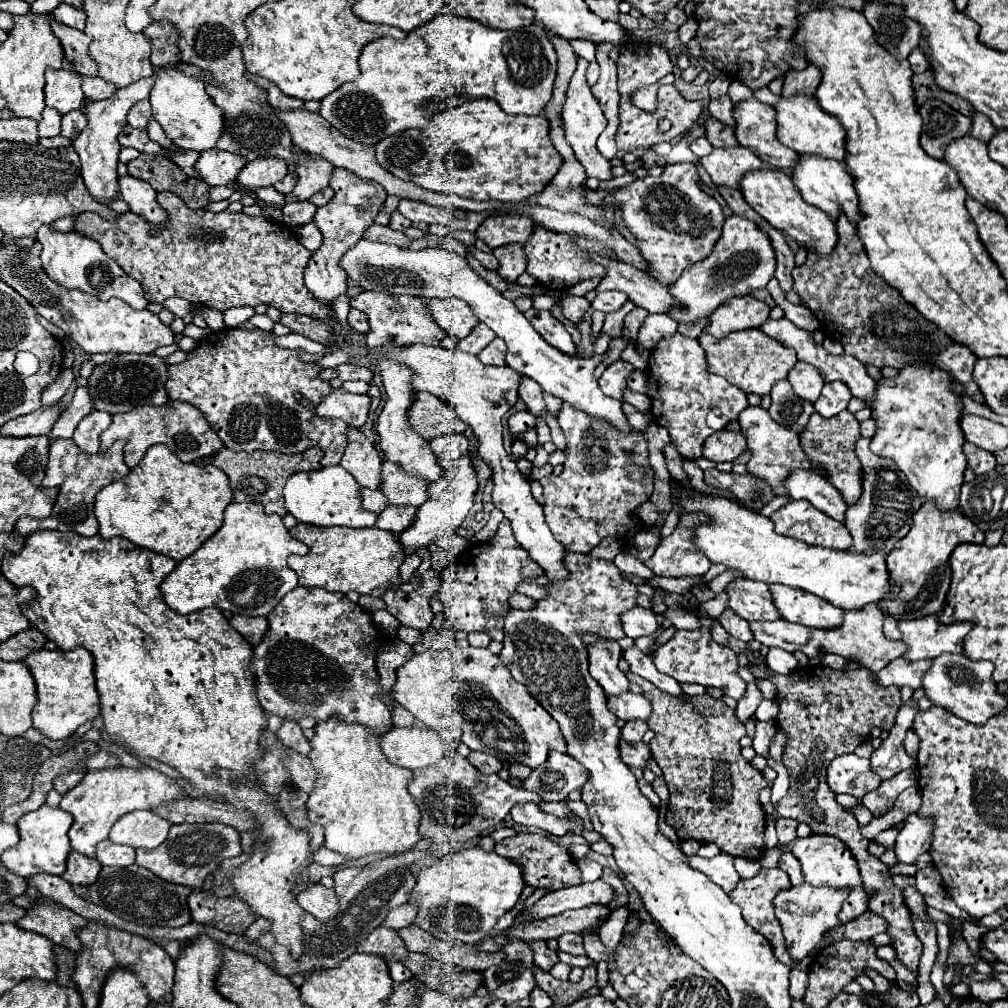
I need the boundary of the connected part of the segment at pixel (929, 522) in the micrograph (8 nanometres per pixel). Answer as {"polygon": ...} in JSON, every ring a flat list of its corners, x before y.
{"polygon":[[924,502,922,508,914,514,912,518,912,528,910,532,898,542,896,550,892,550,886,556,886,564,888,564,888,572,890,572,890,584,898,584,900,592,898,594,886,594,886,598,882,598,882,602,878,602,878,608,886,614,892,616,896,620,916,620,916,618,924,618,924,616,936,616,938,610,942,610,948,586,950,586,950,564,948,558,952,554,952,550,960,544,984,544,984,532,972,524,962,512,958,510,950,510,950,512,942,512,934,506,934,502]]}

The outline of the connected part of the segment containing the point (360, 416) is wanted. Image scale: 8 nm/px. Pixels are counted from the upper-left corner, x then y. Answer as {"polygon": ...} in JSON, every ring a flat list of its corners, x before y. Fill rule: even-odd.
{"polygon":[[342,388,332,390,316,406,316,414,322,418,342,418,348,426,360,428,368,420,370,398,366,394,350,394]]}

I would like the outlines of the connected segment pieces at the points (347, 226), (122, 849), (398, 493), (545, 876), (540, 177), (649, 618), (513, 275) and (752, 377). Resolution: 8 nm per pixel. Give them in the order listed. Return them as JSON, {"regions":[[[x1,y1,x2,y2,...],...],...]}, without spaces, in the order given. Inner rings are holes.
{"regions":[[[334,168,332,170,332,178,330,178,330,188,334,190,334,198,318,208,316,216,314,216,314,224,320,228,320,232,324,234,324,242,322,246,312,254,308,268,304,272,304,284,308,288,308,292,322,304,332,306,334,300,342,294,348,292,348,284,346,284,346,274,340,270,338,262,342,258,342,254,354,246,354,242,358,242,362,238,362,234,374,224,374,216,382,210,384,202,386,202,386,190,372,180,360,178,356,174,352,174,350,170,344,168]],[[104,840,98,844,96,848,98,852,98,862,102,866,118,866,118,868,126,868,132,866,136,862,136,852,130,846,122,846,122,844,114,844,110,840]],[[384,462,380,492,388,498,388,506,420,506,426,502,426,482,416,476,406,476,394,462]],[[520,832,512,838,506,838,502,842,496,842,496,852,500,856,506,856,510,860,516,860,518,864,524,866,524,882,530,884,532,888,548,888,548,890,558,890,564,886,580,884,580,870,576,870,576,862,570,858,568,850,554,840,546,832,530,834,530,832]],[[480,98,440,112,432,122,432,132,412,128,378,142,374,146,378,164,394,176,432,192,510,204,540,194,562,166,562,156,550,140,546,116,510,116,498,102]],[[640,606,624,612,620,616,622,620,622,628,626,632,626,636,630,638,640,638,640,636,650,636,658,630,658,622,652,610,644,610]],[[510,244,510,246,502,246,498,250,492,250,492,254,498,258,498,274,504,280,514,282,520,274,526,272,526,254,522,250,522,246,518,244]],[[740,330,732,332,730,336,716,340,710,334,702,334,698,338,700,346,706,350,706,360,710,366,712,374,724,376,730,384,742,388,744,392,754,392,754,394,768,394,772,386,780,380,786,380,788,372,794,368,798,362,794,350,784,348,780,342,774,342,768,334,762,334,762,330]]]}

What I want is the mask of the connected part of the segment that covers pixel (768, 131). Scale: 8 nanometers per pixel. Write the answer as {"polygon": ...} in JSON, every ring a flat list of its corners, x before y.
{"polygon":[[750,98,734,106,734,118,738,142,748,150,754,150,762,162,780,170,792,170,798,166,800,156,782,146,776,136,776,110,772,106]]}

